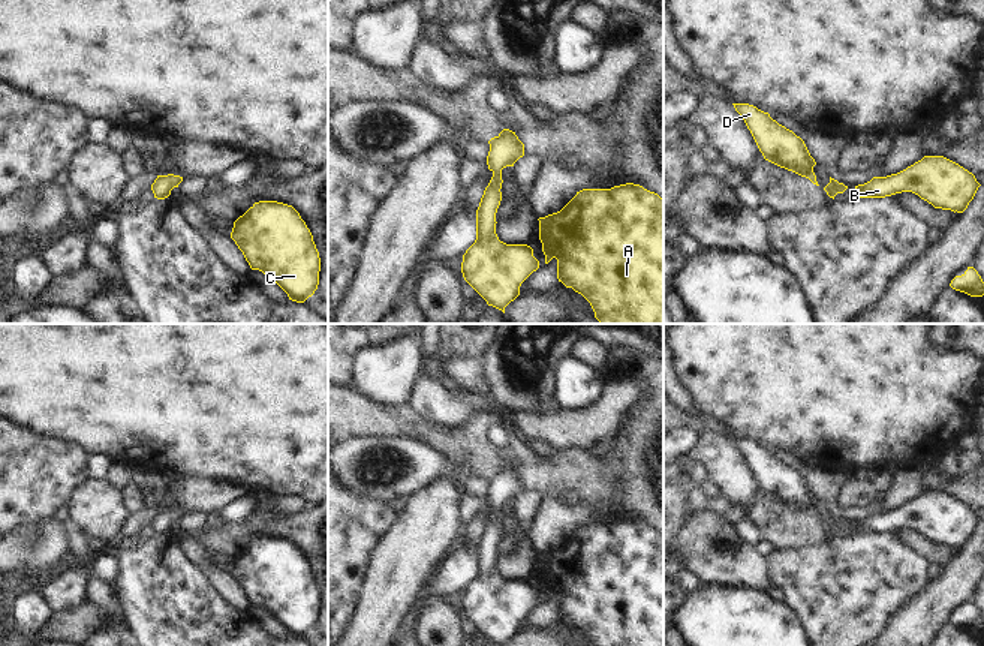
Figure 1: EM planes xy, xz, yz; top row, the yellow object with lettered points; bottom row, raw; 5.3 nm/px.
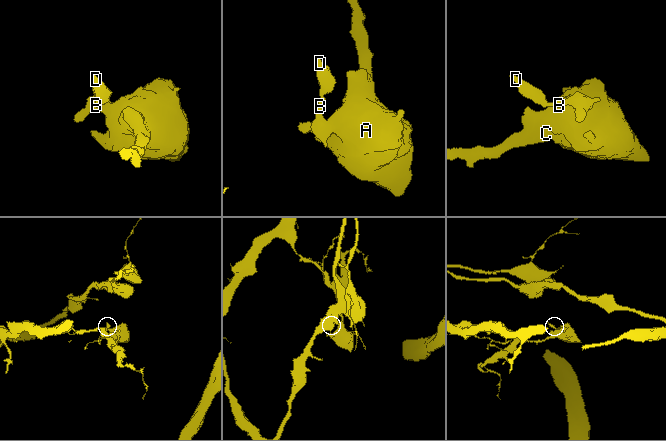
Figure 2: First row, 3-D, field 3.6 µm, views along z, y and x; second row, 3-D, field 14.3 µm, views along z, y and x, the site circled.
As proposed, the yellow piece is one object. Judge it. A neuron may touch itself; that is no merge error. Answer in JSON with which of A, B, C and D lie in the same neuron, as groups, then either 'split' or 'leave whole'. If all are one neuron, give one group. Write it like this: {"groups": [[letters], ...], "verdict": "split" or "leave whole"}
{"groups": [["A", "B", "C", "D"]], "verdict": "leave whole"}

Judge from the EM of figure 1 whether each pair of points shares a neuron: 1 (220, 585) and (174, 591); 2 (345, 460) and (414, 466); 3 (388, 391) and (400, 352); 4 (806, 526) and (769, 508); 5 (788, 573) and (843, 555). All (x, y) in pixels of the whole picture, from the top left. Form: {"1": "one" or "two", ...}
{"1": "two", "2": "one", "3": "one", "4": "one", "5": "one"}

